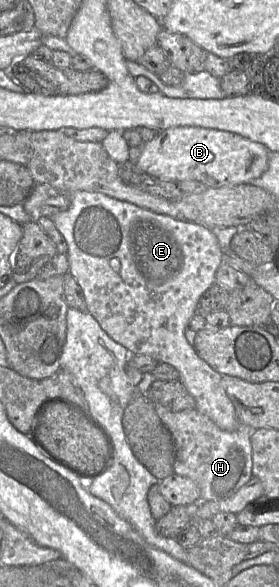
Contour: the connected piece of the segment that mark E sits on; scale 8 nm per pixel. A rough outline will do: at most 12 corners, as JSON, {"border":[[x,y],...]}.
{"border":[[100,192],[50,217],[86,312],[241,427],[185,330],[213,229]]}

